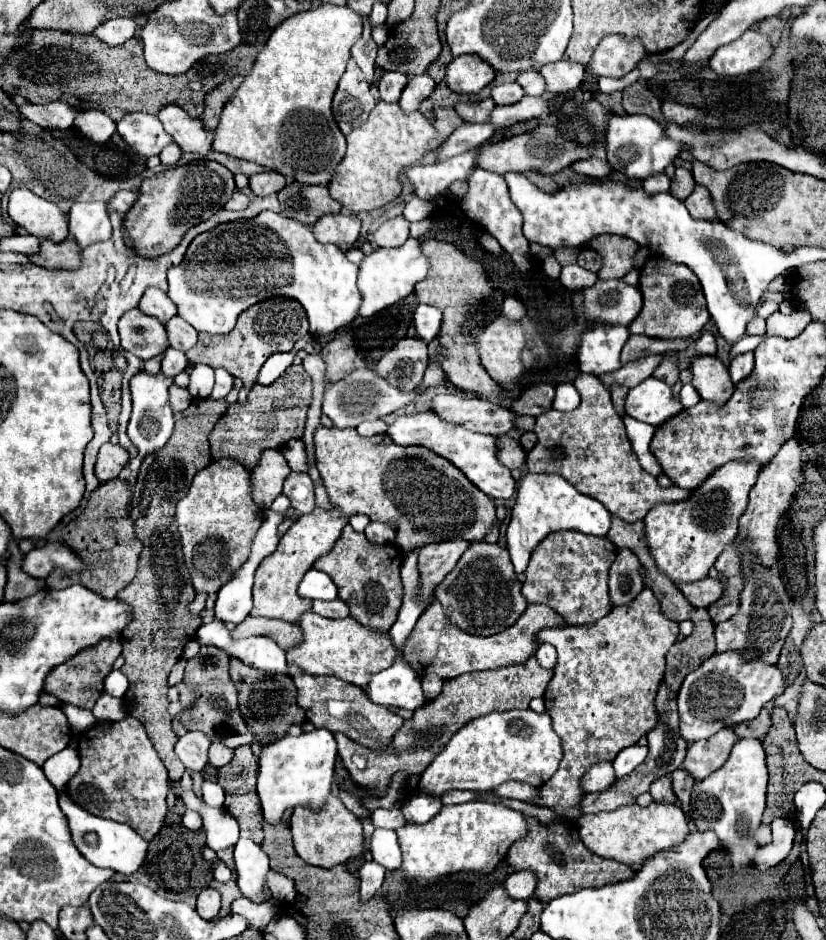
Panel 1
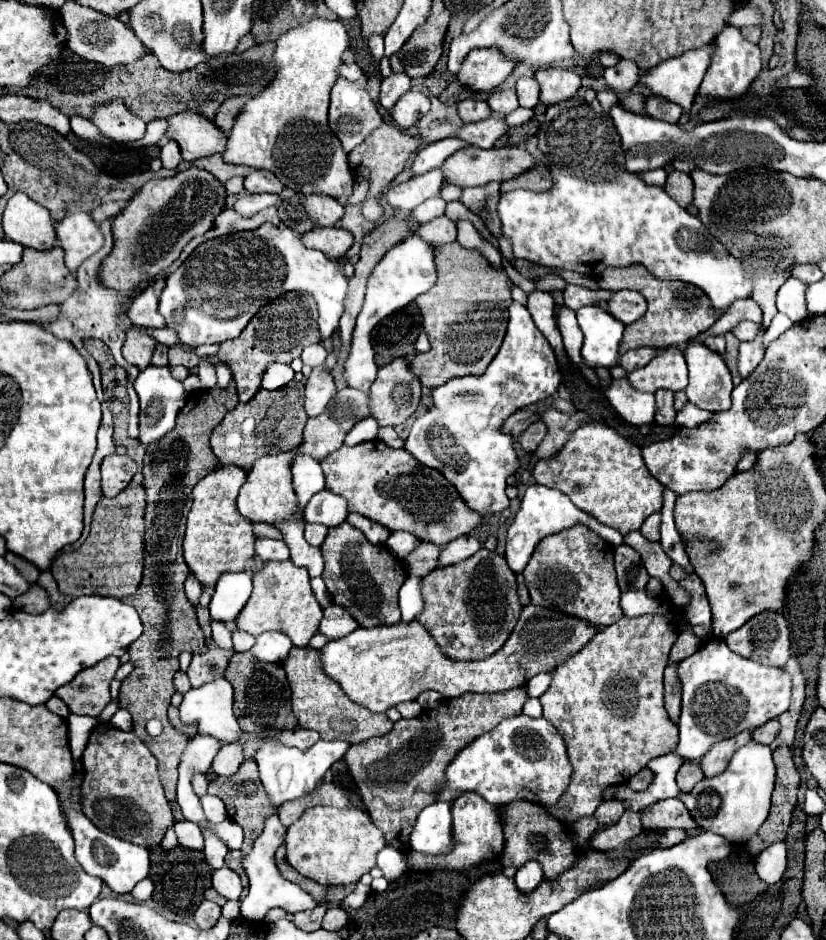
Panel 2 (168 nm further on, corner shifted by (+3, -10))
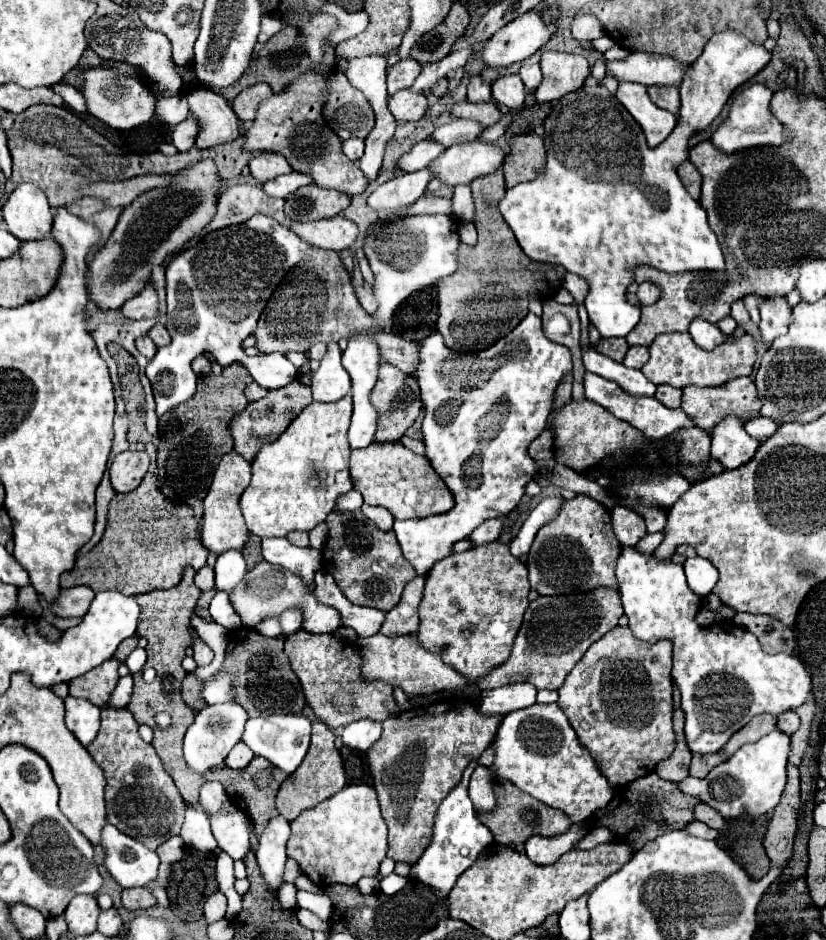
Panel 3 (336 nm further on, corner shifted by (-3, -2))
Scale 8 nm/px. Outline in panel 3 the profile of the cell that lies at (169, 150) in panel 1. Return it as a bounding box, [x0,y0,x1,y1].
[172,116,200,152]

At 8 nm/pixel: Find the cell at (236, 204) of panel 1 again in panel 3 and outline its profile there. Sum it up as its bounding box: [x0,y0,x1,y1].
[262,172,312,198]

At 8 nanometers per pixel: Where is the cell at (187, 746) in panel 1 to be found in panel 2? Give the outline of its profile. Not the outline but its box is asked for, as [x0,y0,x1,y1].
[192,772,208,796]

